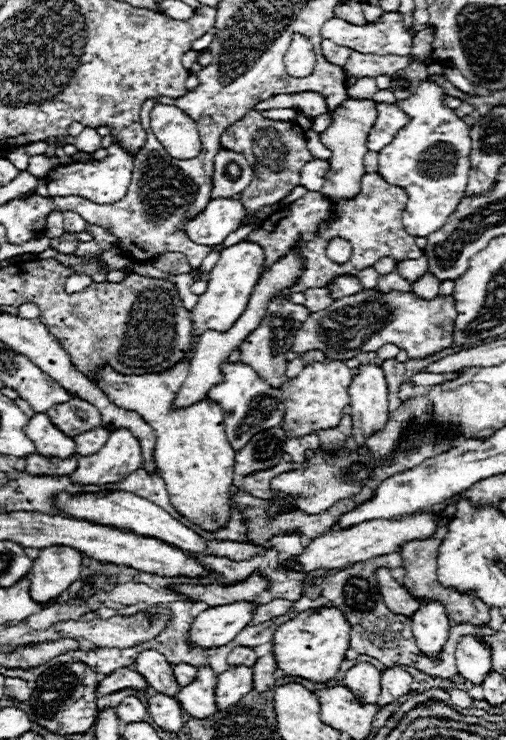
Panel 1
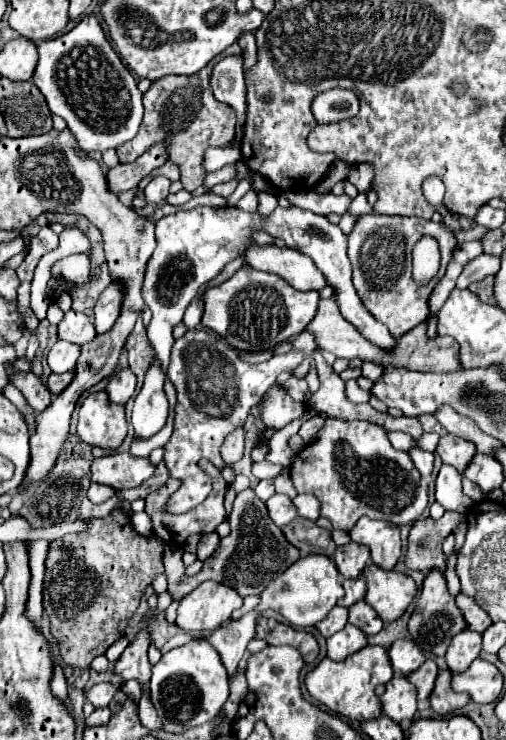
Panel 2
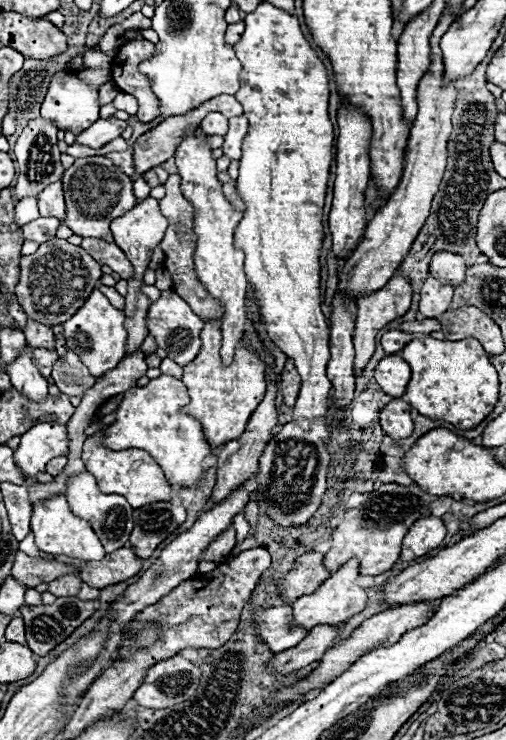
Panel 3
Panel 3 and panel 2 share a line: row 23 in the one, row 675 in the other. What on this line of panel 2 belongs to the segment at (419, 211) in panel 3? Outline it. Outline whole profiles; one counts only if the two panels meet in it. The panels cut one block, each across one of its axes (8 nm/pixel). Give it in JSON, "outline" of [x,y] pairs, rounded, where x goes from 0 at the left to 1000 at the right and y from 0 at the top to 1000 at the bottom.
{"outline":[[[874,905],[874,911],[866,911],[866,916],[862,916],[858,935],[850,938],[854,959],[862,965],[870,965],[870,968],[885,968],[897,959],[905,959],[905,957],[913,957],[913,954],[921,954],[929,949],[925,938],[905,938],[905,935],[893,932],[889,916],[893,916],[893,908]]]}

